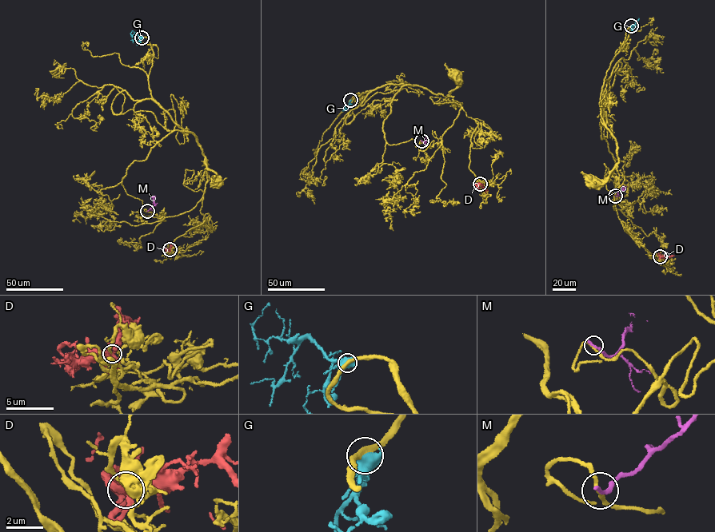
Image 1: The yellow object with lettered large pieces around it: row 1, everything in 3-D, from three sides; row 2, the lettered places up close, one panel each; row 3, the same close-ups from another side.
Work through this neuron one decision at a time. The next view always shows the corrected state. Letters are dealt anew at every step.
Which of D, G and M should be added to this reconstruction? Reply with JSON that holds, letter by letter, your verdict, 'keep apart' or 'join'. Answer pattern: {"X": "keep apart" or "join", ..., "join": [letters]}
{"D": "join", "G": "keep apart", "M": "keep apart", "join": ["D"]}

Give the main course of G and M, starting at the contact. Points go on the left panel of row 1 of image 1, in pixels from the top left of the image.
G: (141, 37), (131, 34), (133, 30)
M: (147, 211), (155, 204), (155, 196)

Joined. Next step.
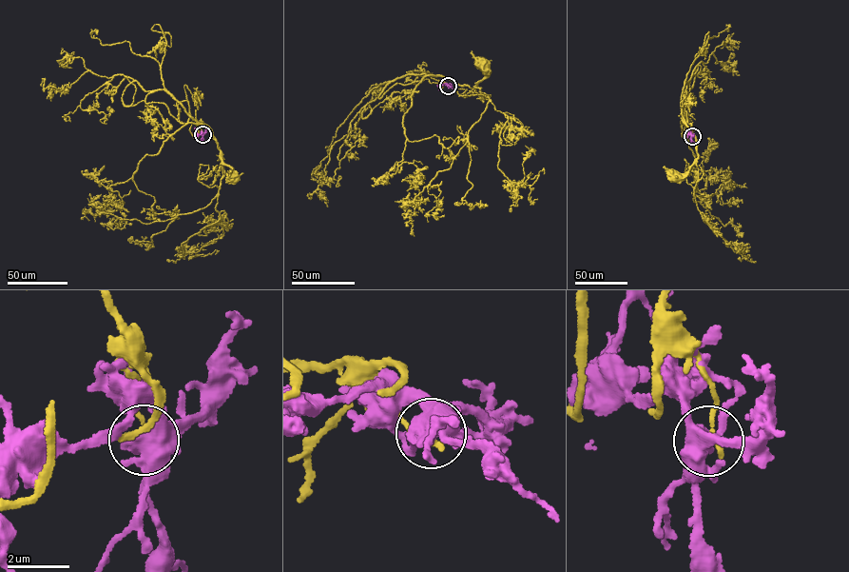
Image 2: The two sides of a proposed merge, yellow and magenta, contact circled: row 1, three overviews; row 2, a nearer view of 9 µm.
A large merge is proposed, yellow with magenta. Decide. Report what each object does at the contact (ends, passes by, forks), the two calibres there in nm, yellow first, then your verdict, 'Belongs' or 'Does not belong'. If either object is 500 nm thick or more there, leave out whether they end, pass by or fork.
Thickness 180 nm (yellow) against 550 nm. Does not belong

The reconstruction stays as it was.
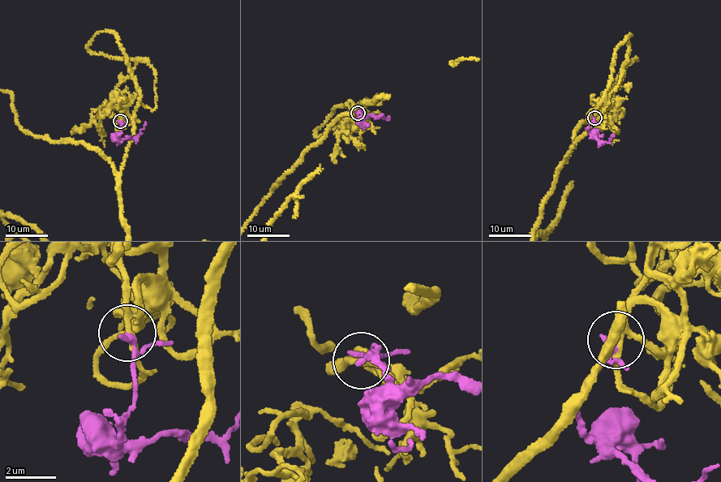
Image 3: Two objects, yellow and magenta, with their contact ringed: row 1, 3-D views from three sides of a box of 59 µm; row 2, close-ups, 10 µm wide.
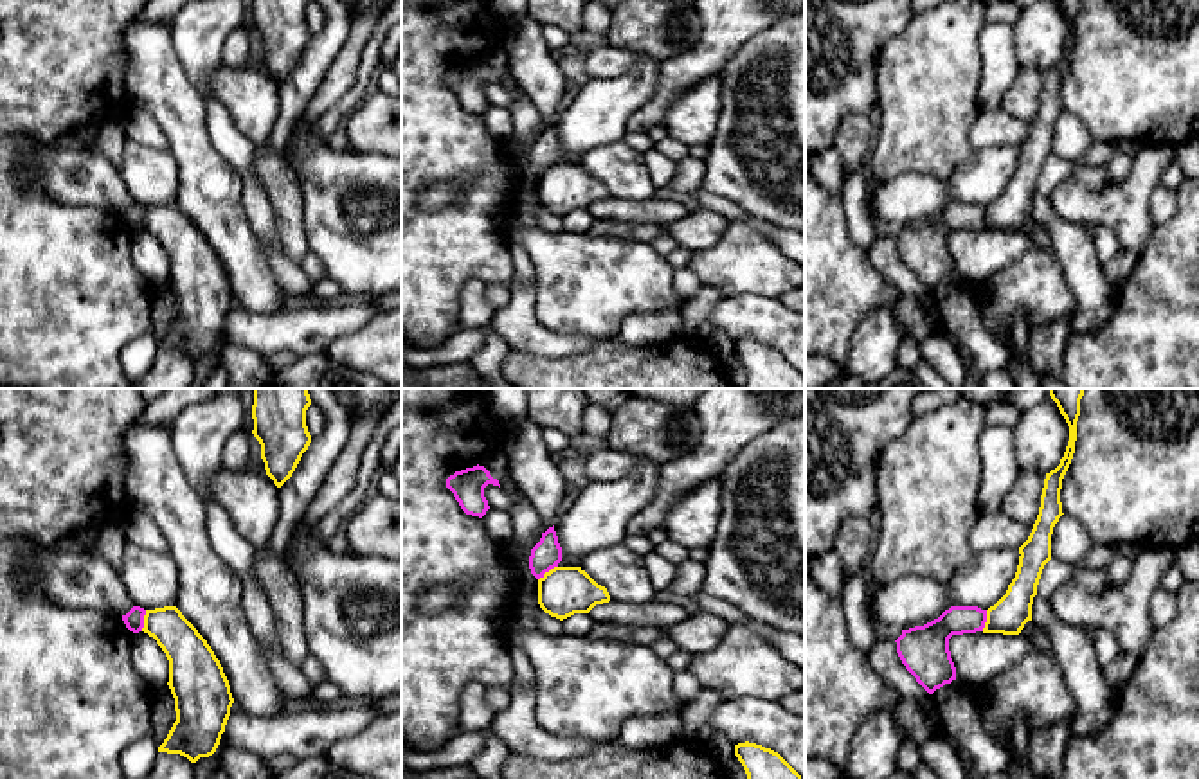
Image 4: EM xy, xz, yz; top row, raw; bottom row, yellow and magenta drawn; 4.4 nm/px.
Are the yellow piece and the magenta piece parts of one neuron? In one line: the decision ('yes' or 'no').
yes

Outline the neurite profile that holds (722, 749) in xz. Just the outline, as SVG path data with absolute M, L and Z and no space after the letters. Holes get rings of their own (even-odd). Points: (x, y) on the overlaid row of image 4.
M713 734L709 739L713 757L724 766L735 757L735 745L727 736Z

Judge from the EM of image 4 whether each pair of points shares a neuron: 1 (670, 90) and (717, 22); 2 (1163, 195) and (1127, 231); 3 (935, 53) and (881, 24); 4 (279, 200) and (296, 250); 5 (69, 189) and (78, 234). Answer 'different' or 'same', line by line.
1: same
2: different
3: different
4: same
5: different

